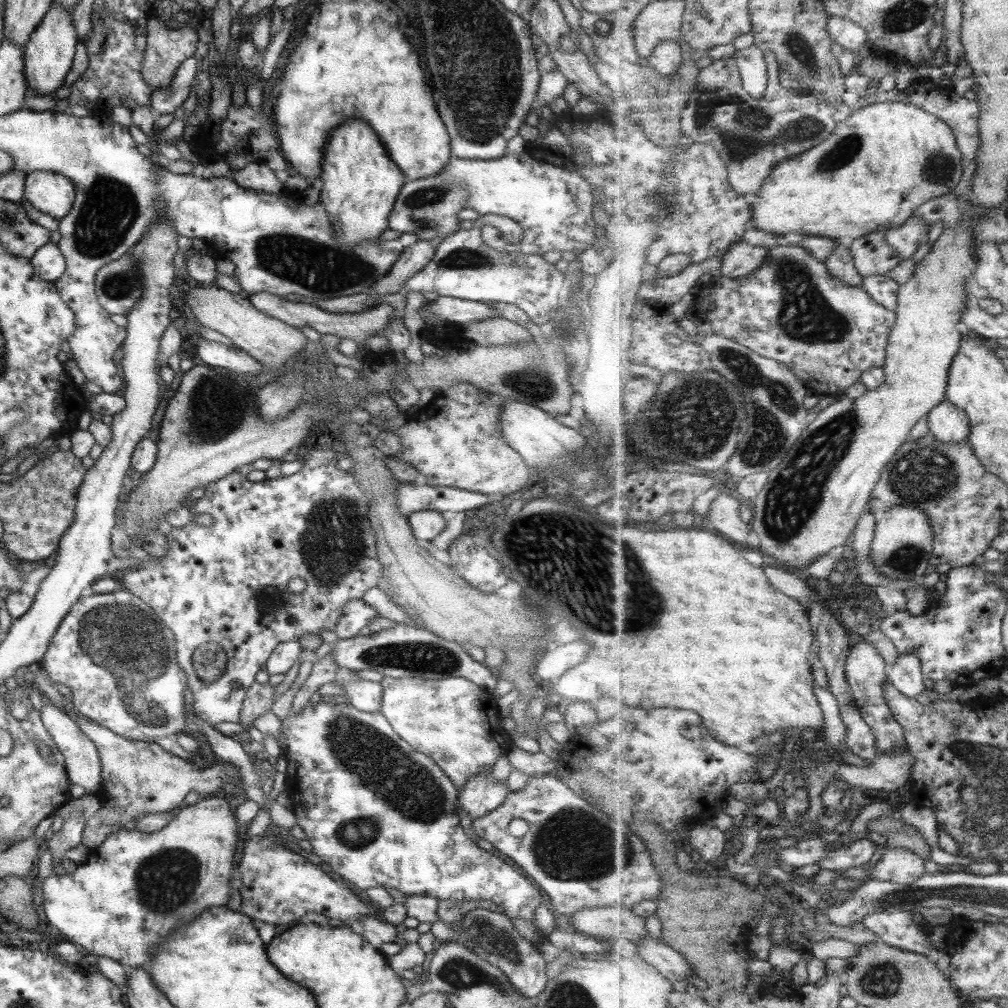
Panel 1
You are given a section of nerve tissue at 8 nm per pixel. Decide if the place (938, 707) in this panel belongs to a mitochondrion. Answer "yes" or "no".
no

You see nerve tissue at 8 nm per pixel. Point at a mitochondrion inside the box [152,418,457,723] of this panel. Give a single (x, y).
(332, 544)

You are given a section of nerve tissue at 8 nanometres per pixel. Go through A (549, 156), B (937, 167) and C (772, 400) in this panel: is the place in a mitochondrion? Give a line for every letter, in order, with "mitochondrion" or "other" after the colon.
A: other
B: mitochondrion
C: mitochondrion

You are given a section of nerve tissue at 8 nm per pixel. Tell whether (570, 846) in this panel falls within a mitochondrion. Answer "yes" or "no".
yes

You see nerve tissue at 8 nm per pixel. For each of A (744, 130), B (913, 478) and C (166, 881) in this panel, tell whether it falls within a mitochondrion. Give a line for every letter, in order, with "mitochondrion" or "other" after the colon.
A: mitochondrion
B: mitochondrion
C: mitochondrion

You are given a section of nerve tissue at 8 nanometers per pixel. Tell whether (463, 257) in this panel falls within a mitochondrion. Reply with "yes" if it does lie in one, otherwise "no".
yes

